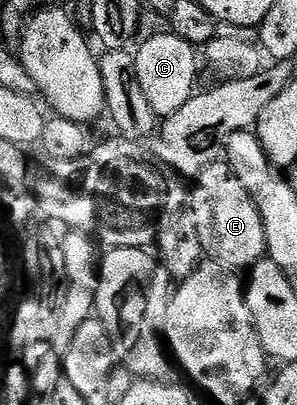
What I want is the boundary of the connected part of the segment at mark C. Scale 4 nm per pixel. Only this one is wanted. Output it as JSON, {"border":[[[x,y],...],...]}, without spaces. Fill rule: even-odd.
{"border":[[[170,33],[151,35],[139,51],[134,52],[137,61],[137,81],[141,81],[141,89],[153,105],[156,117],[166,117],[177,113],[185,101],[189,101],[196,94],[195,82],[199,79],[199,59],[197,49],[189,41]]]}

